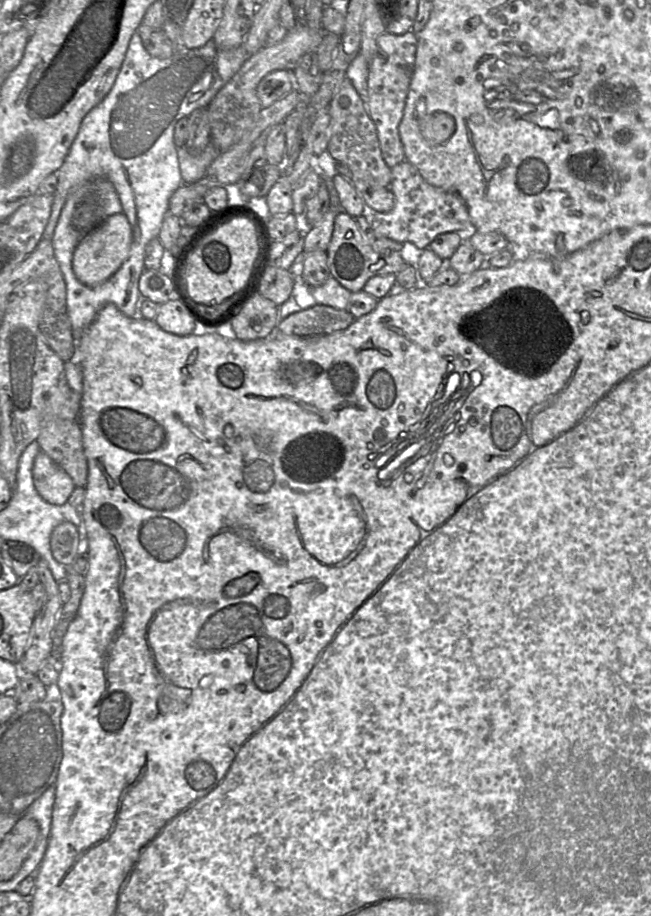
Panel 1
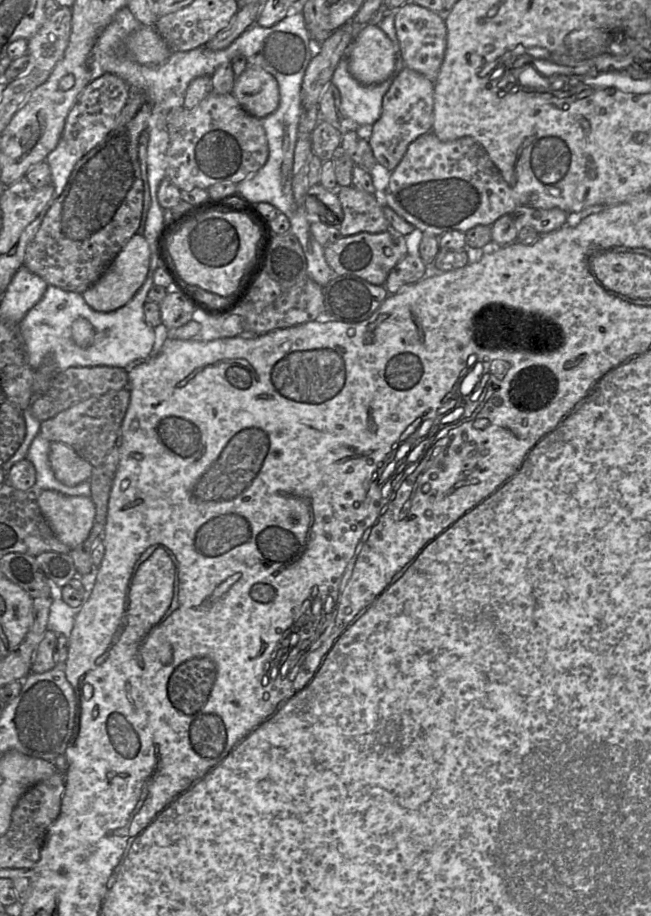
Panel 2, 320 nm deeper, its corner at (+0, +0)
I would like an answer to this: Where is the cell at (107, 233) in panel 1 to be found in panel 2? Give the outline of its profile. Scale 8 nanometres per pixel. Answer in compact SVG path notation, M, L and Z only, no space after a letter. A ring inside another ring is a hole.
M136 233L115 257L100 279L81 293L87 304L99 312L112 312L126 305L143 285L150 265L150 248L145 237Z

